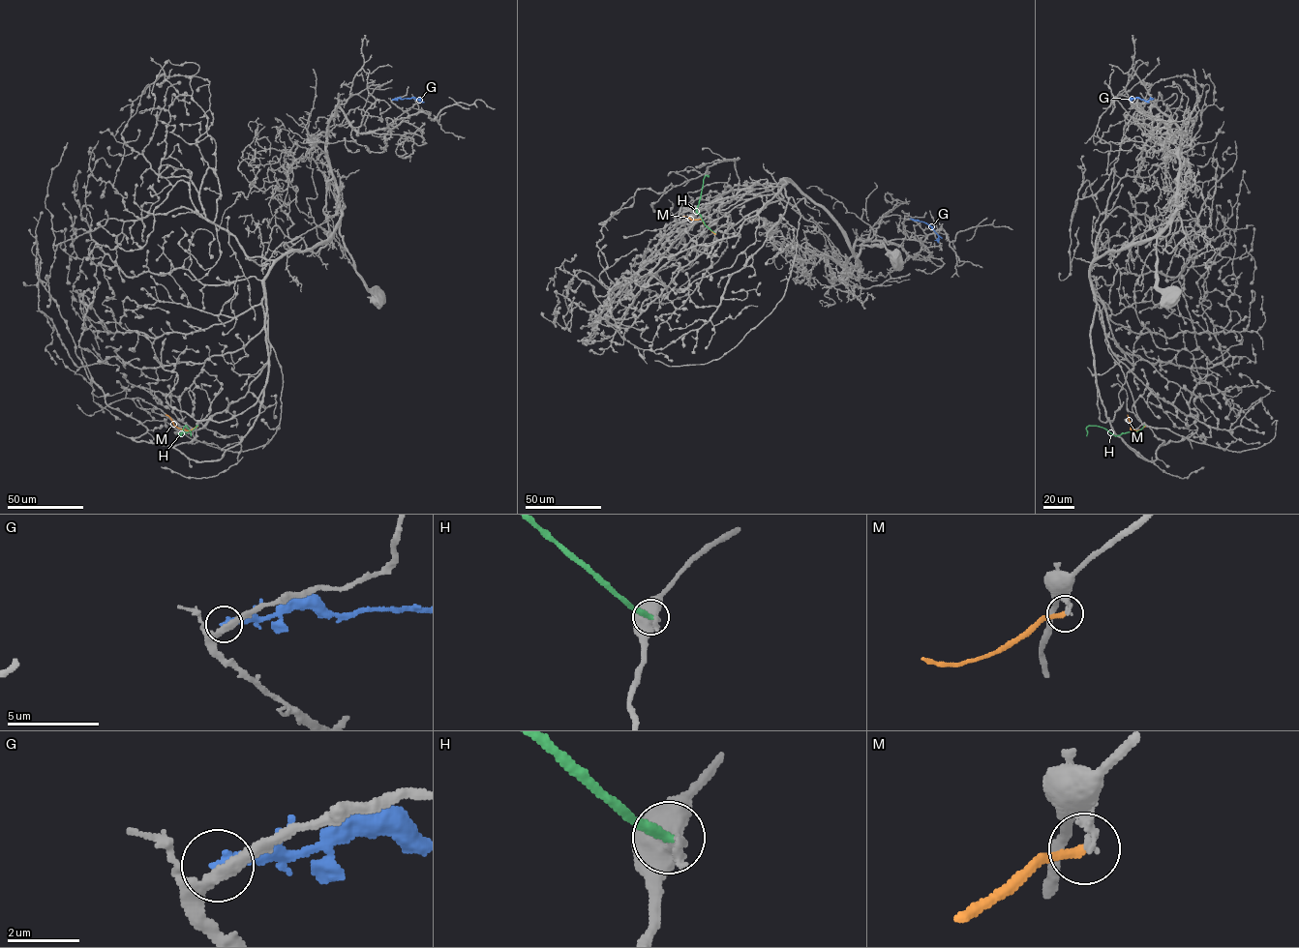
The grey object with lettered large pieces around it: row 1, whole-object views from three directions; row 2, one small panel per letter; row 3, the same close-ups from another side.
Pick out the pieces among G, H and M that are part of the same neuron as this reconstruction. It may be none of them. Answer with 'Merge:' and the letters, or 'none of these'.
Merge: none of these

